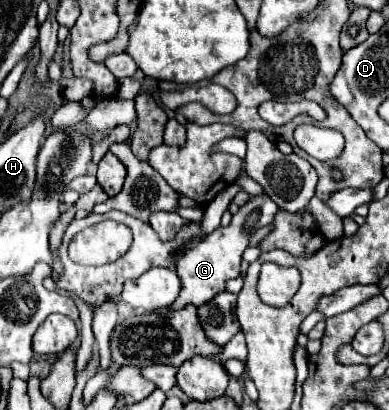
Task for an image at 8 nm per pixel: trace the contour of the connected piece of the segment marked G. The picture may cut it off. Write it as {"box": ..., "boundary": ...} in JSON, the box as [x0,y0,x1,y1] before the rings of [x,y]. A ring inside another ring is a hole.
{"box":[165,196,279,312],"boundary":[[[253,196],[231,220],[231,224],[227,228],[217,228],[215,232],[211,232],[209,236],[205,236],[193,250],[189,250],[179,262],[177,262],[177,274],[179,278],[183,278],[183,290],[179,294],[179,298],[165,308],[165,312],[169,310],[181,310],[189,304],[193,306],[203,306],[207,302],[211,302],[219,292],[225,290],[225,282],[239,276],[239,266],[241,266],[241,256],[245,252],[245,248],[249,246],[249,238],[251,234],[257,230],[257,220],[259,226],[267,226],[273,222],[275,214],[279,212],[279,208],[275,206],[275,202],[271,198],[263,196]]]}

